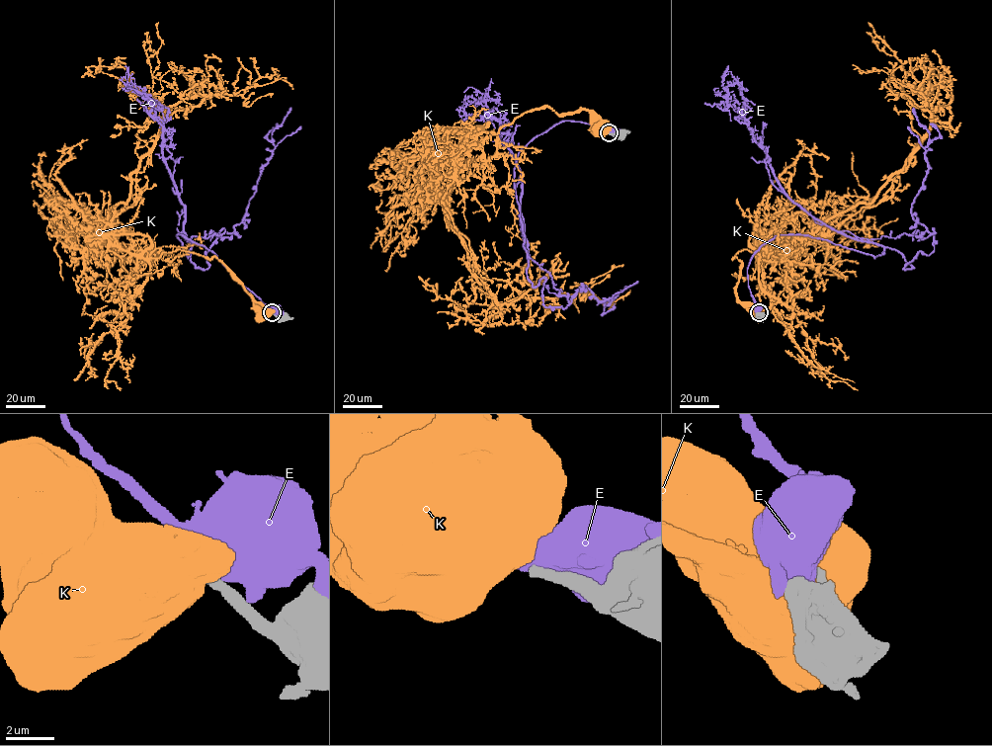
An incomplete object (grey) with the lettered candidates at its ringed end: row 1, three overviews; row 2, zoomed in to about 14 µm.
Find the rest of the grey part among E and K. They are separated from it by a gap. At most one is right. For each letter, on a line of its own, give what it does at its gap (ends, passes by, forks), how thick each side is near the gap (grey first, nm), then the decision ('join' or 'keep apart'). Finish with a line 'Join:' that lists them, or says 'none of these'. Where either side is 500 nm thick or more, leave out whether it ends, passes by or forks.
E: 400 nm thick on the grey side, 950 nm on the other; keep apart
K: 400 nm thick on the grey side, 500 nm on the other; keep apart
Join: none of these

